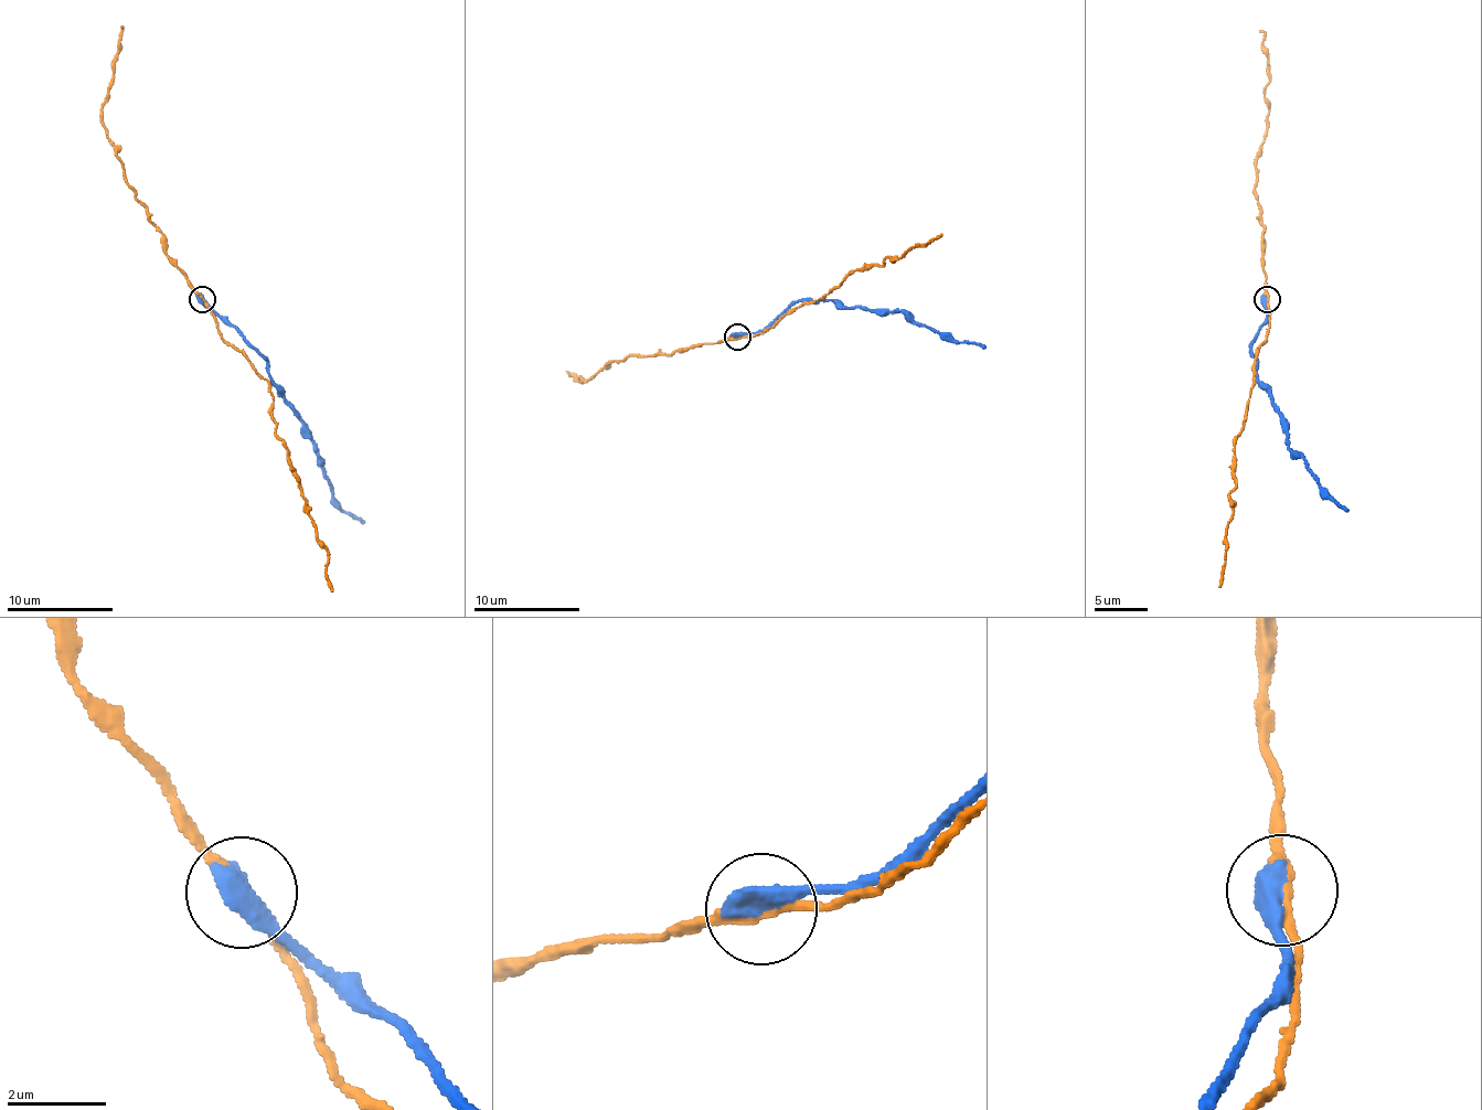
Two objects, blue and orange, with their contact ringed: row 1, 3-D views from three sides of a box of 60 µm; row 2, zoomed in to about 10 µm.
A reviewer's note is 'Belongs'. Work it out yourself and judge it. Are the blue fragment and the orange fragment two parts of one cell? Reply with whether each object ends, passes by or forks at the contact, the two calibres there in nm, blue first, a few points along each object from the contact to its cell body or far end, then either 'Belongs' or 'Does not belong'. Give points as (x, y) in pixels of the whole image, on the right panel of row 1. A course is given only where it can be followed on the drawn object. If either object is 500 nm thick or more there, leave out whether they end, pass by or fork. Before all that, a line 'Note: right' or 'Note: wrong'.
Note: wrong
Thickness 550 nm (blue) against 160 nm. Course of blue: (1267, 300), (1268, 315), (1251, 348), (1260, 386), (1280, 419), (1289, 450), (1347, 509). Course of orange: (1267, 300), (1267, 339), (1256, 355), (1245, 426), (1234, 447), (1225, 574), (1218, 587). Does not belong

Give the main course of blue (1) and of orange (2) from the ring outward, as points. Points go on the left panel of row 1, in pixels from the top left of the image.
1: (202, 300), (257, 350), (302, 425), (342, 508), (364, 521)
2: (202, 300), (222, 340), (267, 382), (276, 436), (286, 449), (318, 542), (327, 550), (327, 578), (332, 591)

